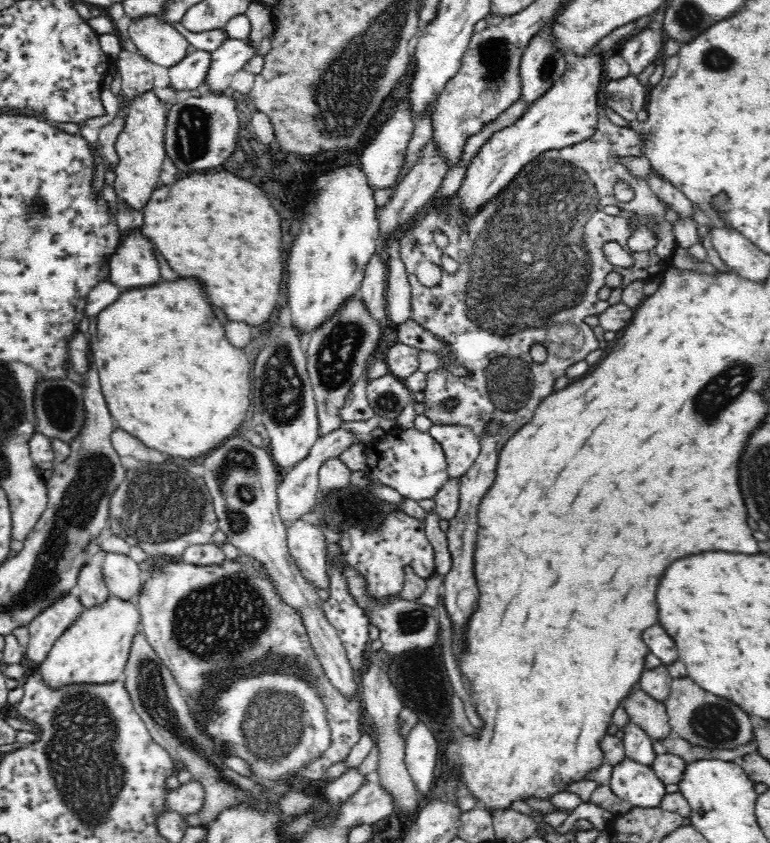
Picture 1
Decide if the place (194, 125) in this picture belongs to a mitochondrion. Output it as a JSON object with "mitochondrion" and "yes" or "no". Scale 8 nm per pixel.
{"mitochondrion":"yes"}

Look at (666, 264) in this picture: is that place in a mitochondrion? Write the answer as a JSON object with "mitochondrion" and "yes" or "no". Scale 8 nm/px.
{"mitochondrion":"no"}

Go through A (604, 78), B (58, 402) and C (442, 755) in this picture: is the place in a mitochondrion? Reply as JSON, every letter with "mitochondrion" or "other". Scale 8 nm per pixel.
{"A":"other","B":"mitochondrion","C":"other"}

